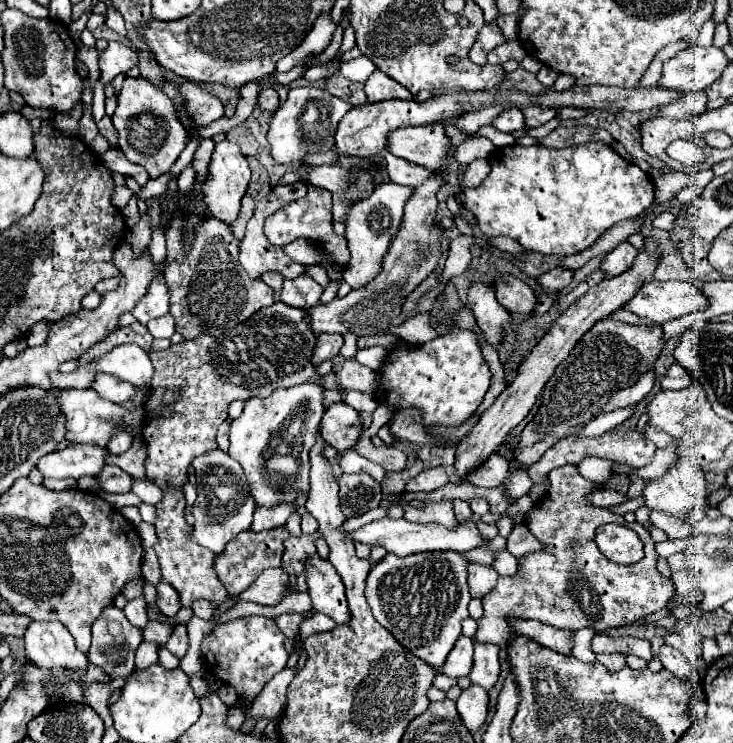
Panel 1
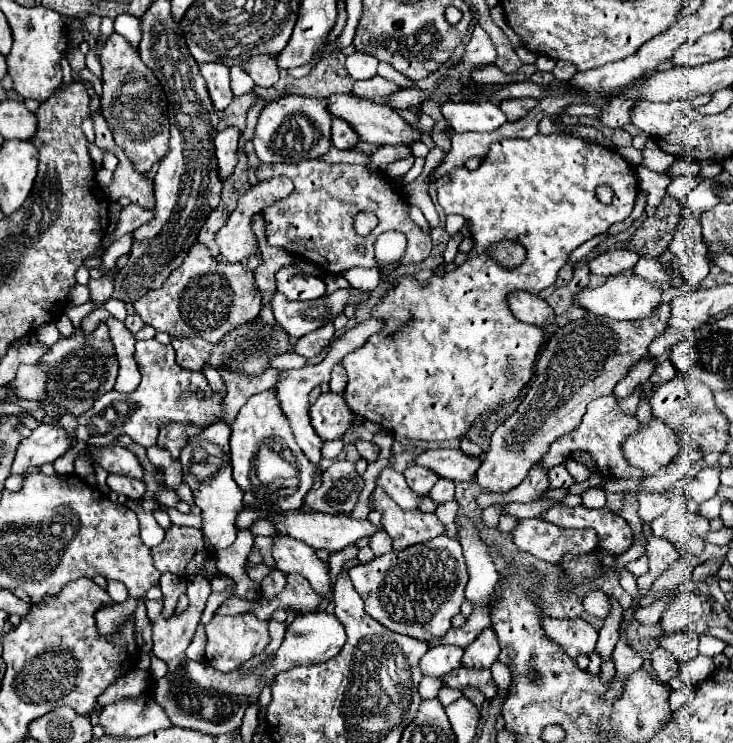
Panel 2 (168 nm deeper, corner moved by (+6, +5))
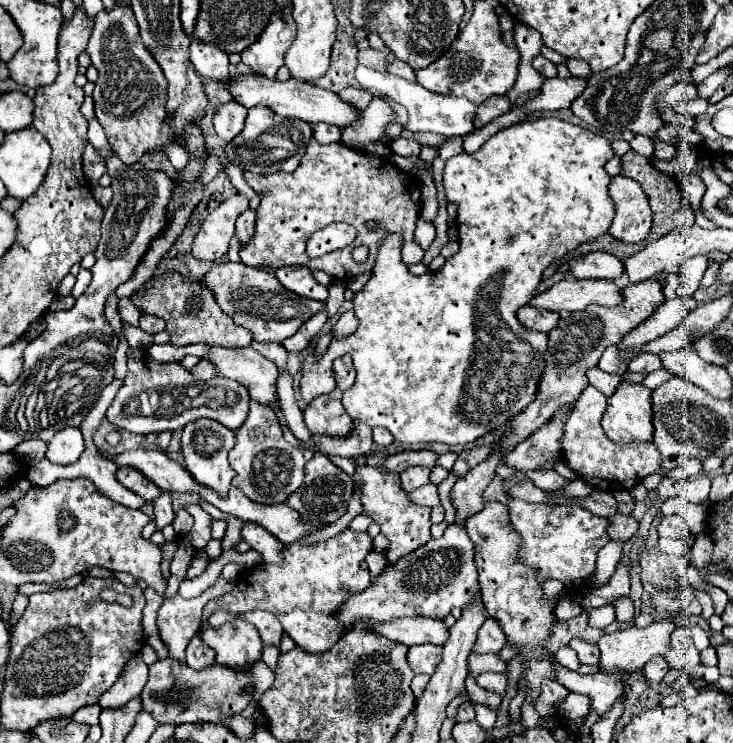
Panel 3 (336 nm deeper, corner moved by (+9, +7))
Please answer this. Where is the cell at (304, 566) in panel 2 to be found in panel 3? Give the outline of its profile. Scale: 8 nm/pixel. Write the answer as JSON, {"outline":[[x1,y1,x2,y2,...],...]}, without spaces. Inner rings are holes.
{"outline":[[243,522,241,538,263,556,263,562,267,562,267,564,279,564,279,560,283,560,279,556,279,552,285,548,285,544,279,544,279,540,275,540,259,524,255,524,255,522]]}

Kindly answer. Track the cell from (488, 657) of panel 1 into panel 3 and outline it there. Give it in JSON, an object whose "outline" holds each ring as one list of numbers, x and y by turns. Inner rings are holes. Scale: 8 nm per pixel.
{"outline":[[487,618,483,622,483,626,479,628,473,652,475,654,487,654,487,652,495,652,497,654,505,644,507,644,507,638,505,638,499,622,495,618]]}

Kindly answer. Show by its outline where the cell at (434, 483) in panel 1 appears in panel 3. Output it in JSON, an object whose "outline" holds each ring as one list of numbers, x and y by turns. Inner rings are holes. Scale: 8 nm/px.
{"outline":[[411,466,407,472,401,474,401,486,405,492,413,492,415,488,421,488,429,482,429,468,425,466]]}

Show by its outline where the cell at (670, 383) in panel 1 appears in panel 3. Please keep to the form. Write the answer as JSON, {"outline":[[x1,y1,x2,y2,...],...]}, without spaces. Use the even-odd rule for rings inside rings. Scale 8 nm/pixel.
{"outline":[[639,352,639,356,635,356,631,362,629,362,629,372,655,372,663,368,661,366,661,360,657,354,651,354,651,352]]}

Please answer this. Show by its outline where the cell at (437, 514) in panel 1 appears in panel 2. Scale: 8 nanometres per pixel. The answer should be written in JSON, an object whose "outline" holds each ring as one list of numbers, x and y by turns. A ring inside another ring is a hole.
{"outline":[[374,490,376,508,384,512,382,528,392,538,394,548,402,550,412,544,428,542,436,536,446,534,446,526,438,520,434,512,420,510,402,510,384,490]]}

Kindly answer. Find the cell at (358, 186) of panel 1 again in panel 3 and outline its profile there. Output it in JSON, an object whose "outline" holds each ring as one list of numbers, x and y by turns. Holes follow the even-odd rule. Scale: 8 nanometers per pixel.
{"outline":[[399,136,399,138,393,142,391,150,393,150,395,154,401,154,401,156,417,156,417,154,421,152,421,144,419,144,417,140,413,140,413,138,403,138,403,136]]}

